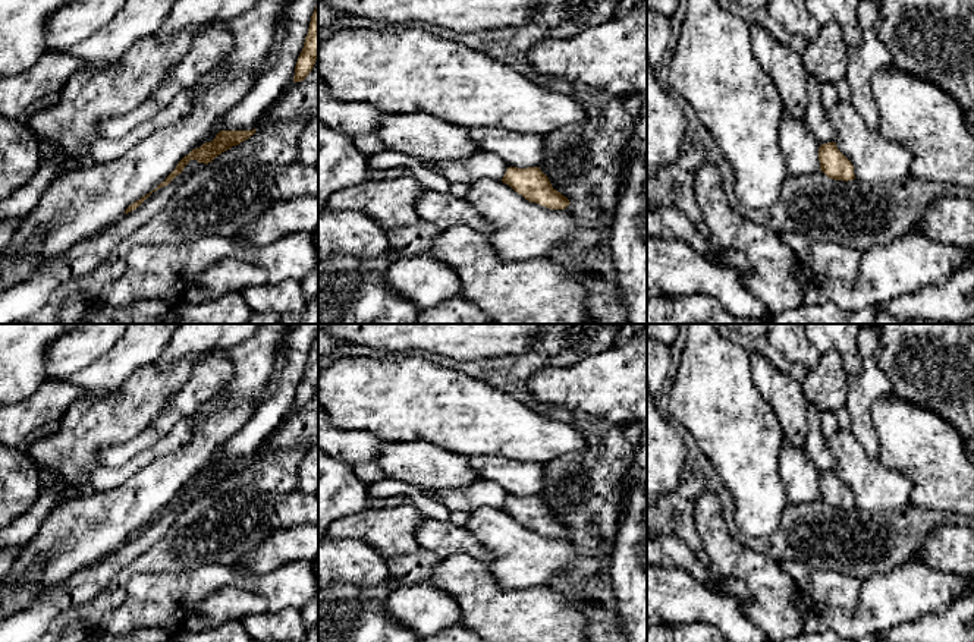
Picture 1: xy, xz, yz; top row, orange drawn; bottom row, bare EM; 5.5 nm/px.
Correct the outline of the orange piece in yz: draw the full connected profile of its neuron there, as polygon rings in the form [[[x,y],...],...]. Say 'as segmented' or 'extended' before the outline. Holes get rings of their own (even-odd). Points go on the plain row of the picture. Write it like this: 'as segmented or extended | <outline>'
as segmented | [[[827,471],[819,476],[820,498],[835,509],[854,509],[852,491],[838,478],[836,471]]]

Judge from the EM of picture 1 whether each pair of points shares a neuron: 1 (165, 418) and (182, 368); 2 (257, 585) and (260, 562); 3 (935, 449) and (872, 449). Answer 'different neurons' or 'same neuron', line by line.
1: different neurons
2: different neurons
3: different neurons

